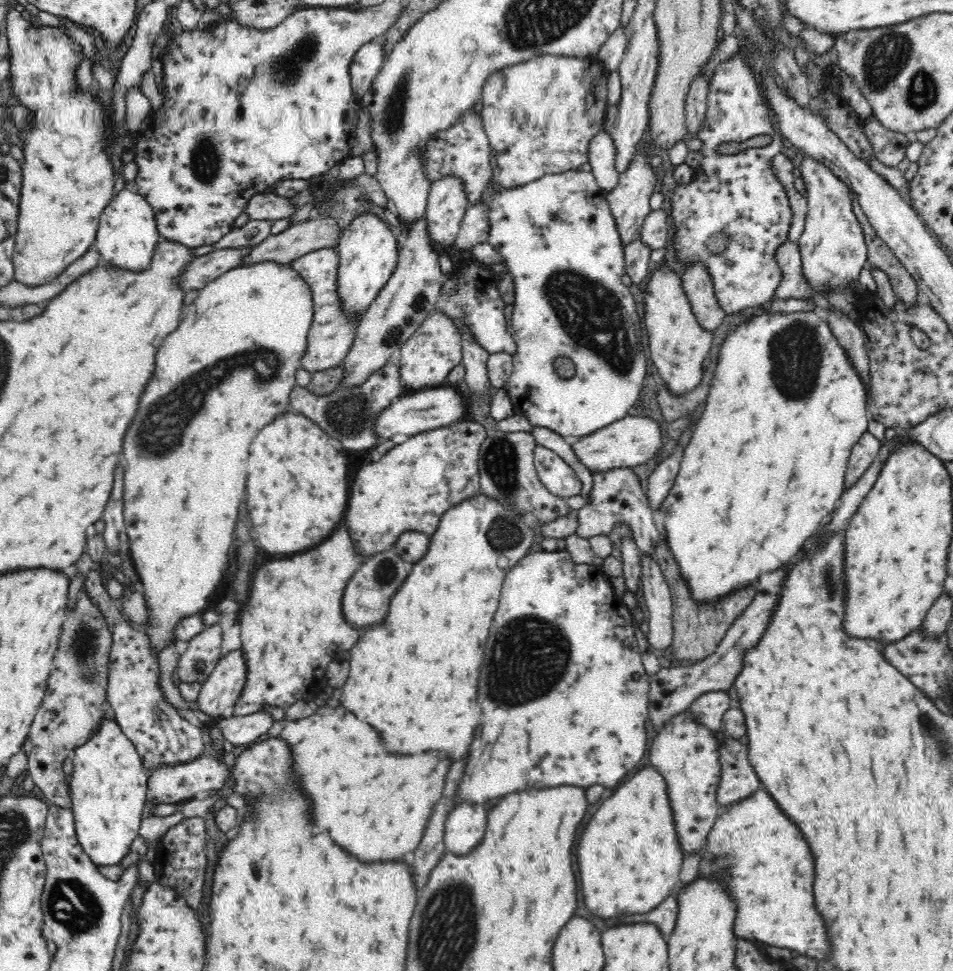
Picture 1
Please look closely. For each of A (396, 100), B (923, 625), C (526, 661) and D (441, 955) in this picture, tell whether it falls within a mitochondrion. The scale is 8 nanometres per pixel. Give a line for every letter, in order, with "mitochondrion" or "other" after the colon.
A: mitochondrion
B: other
C: mitochondrion
D: mitochondrion

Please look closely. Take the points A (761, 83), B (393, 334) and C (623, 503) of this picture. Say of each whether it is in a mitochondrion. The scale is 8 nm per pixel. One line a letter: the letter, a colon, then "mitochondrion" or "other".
A: other
B: mitochondrion
C: other

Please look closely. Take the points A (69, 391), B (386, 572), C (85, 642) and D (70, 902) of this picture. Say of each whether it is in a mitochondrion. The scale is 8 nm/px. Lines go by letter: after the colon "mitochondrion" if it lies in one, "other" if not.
A: other
B: mitochondrion
C: mitochondrion
D: mitochondrion

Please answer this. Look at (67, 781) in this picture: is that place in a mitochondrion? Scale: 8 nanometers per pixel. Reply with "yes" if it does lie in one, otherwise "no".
no

